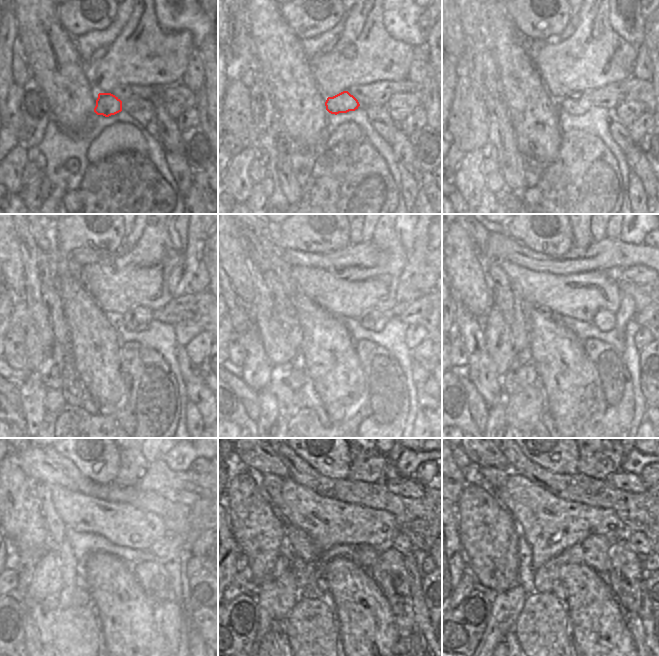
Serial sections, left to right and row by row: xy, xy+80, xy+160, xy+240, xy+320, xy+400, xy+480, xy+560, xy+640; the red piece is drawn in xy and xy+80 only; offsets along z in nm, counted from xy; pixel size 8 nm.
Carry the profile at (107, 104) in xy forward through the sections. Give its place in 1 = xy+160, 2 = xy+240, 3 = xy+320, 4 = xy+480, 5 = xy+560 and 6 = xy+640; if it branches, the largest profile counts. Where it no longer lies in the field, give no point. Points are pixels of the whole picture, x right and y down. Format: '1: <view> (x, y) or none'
1: xy+160 (577, 103)
2: xy+240 (138, 319)
3: xy+320 (374, 320)
4: xy+480 (160, 548)
5: xy+560 (401, 543)
6: xy+640 (638, 541)

